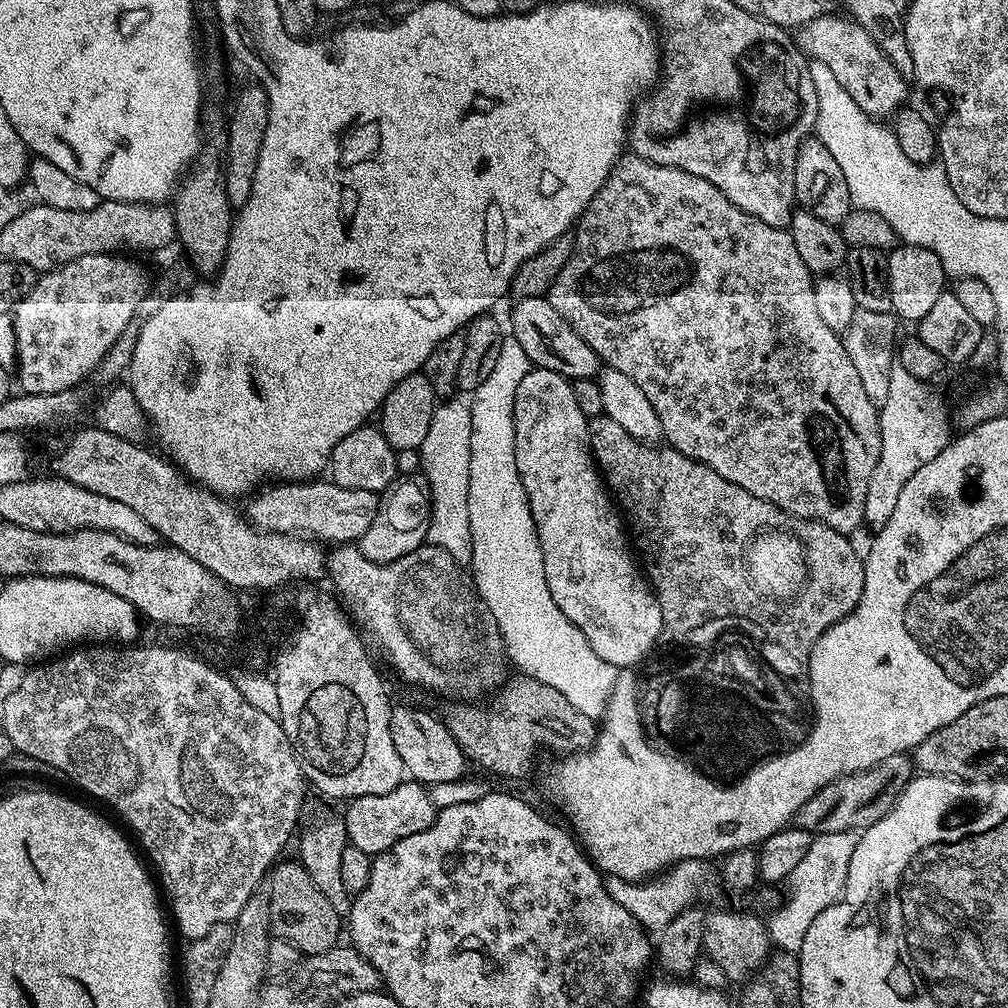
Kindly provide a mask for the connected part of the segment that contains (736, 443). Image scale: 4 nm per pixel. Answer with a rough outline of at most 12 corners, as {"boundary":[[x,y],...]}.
{"boundary":[[625,154],[546,299],[677,452],[865,523],[788,228]]}

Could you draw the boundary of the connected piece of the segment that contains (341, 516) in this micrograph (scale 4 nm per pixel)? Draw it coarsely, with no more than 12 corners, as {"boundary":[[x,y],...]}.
{"boundary":[[324,478],[280,482],[247,501],[262,532],[359,541],[377,493]]}

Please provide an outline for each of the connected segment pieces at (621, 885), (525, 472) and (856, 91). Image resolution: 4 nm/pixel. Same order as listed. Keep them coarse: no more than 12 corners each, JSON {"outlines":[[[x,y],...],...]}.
{"outlines":[[[707,860],[659,878],[608,876],[608,893],[649,933],[712,900],[722,884]],[[567,376],[514,394],[550,594],[628,670],[662,610]],[[844,14],[795,29],[797,48],[867,116],[899,112],[905,73]]]}

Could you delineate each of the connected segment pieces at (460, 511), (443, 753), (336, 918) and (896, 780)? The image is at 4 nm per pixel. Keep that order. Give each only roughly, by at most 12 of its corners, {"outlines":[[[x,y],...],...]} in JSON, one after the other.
{"outlines":[[[437,403],[418,449],[427,543],[472,562],[467,403]],[[397,703],[390,738],[405,773],[431,786],[470,761],[441,717]],[[295,859],[271,869],[268,926],[305,957],[341,943],[342,916]],[[894,754],[822,786],[795,827],[859,833],[896,805],[913,757]]]}

